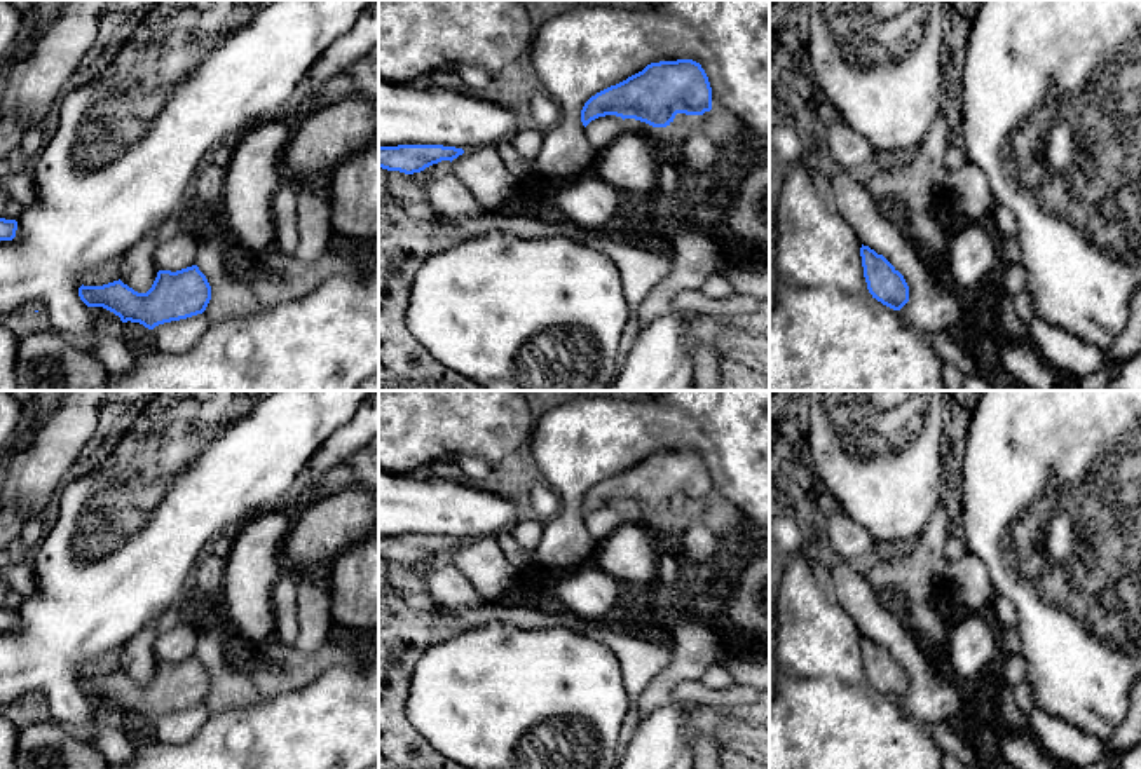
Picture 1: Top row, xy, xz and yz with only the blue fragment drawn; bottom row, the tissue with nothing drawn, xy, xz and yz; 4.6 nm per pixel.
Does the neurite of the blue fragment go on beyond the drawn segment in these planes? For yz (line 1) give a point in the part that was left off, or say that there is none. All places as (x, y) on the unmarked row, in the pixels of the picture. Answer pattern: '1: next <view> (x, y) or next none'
1: next none

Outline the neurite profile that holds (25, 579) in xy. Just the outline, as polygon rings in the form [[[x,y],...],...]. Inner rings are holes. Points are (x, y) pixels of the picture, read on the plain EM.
[[[0,560],[0,579],[7,581],[23,596],[35,595],[35,574],[30,563],[17,568],[10,568]]]

